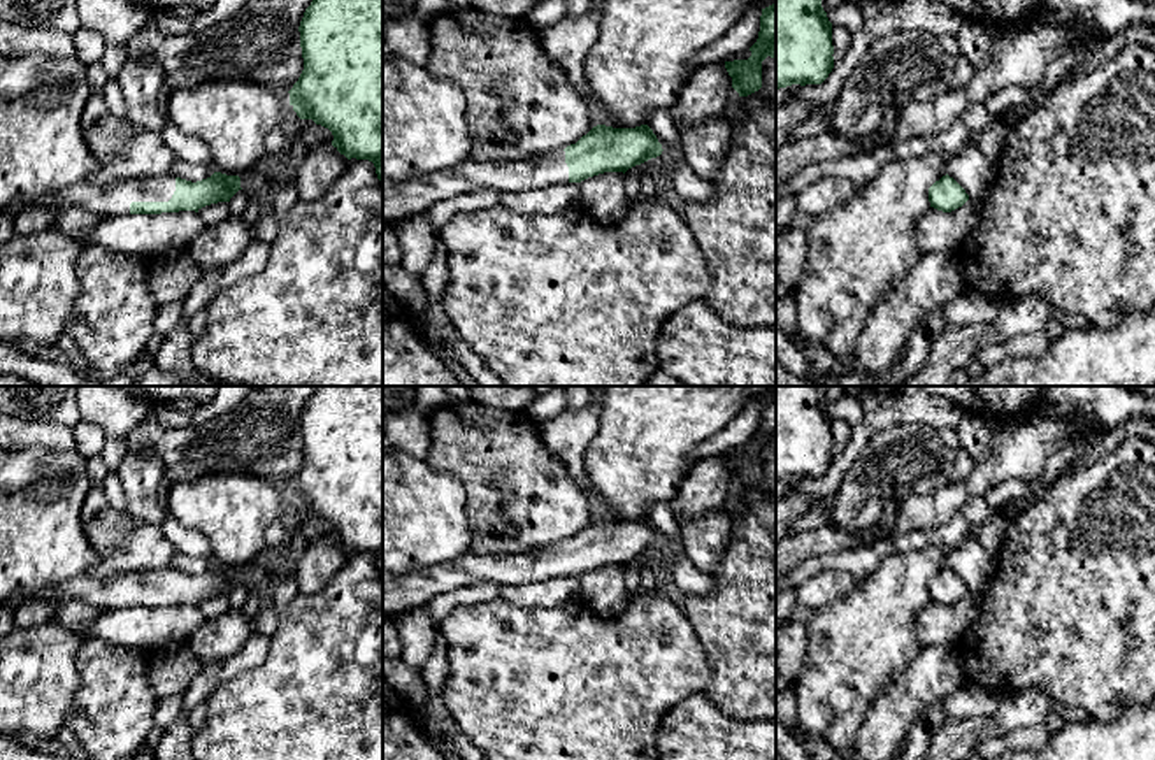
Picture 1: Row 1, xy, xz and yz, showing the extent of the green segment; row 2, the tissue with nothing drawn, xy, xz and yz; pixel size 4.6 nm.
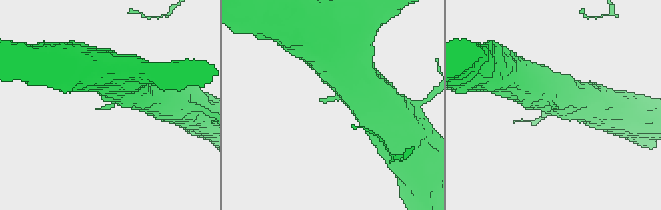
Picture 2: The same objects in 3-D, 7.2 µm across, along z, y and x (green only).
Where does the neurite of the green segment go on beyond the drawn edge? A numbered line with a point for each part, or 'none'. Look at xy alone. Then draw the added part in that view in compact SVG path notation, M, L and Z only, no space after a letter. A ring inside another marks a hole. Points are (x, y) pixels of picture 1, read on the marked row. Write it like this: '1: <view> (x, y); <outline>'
1: xy (114, 199); M174 174L163 177L116 181L111 184L82 181L72 188L47 195L35 205L47 207L49 211L74 205L88 209L91 214L109 218L130 214L132 202L169 202L174 191Z

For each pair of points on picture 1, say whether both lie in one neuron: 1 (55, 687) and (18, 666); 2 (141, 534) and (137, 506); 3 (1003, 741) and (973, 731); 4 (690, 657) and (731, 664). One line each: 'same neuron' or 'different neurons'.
1: same neuron
2: different neurons
3: different neurons
4: different neurons

